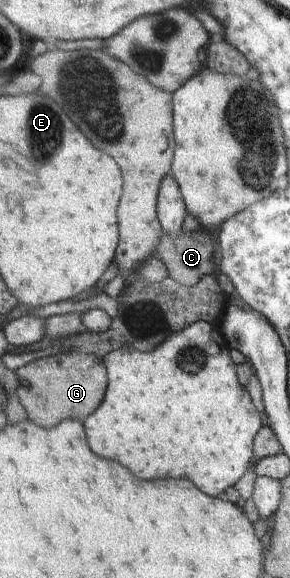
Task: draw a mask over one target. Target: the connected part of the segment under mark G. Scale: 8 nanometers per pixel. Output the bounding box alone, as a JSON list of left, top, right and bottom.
[16,351,109,429]

